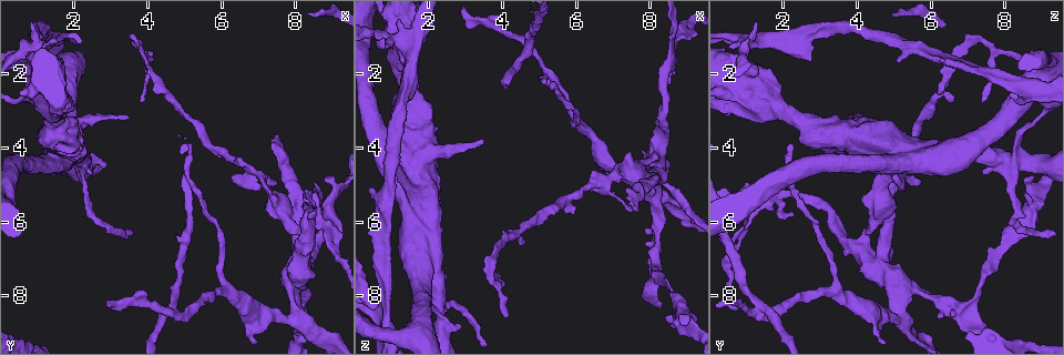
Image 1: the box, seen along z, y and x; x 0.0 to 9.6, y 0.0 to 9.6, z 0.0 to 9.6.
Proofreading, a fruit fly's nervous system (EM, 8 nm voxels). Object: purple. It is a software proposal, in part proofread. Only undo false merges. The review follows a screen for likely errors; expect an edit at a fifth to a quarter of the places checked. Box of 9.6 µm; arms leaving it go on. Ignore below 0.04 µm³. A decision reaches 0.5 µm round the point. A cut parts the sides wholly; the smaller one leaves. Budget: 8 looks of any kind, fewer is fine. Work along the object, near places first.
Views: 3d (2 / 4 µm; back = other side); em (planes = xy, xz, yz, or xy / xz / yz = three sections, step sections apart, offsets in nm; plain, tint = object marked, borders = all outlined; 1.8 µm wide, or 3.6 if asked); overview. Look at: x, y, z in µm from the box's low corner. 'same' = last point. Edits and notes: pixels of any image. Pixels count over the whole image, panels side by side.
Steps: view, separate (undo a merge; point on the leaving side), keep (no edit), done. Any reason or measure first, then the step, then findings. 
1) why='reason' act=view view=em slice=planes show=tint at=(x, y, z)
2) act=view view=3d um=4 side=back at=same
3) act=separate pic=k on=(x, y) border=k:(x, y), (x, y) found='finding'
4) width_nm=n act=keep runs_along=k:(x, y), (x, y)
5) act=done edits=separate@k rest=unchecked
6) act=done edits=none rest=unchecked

why='two arms in line, one across' act=view view=em slice=planes show=tint at=(8.60, 5.35, 1.60)

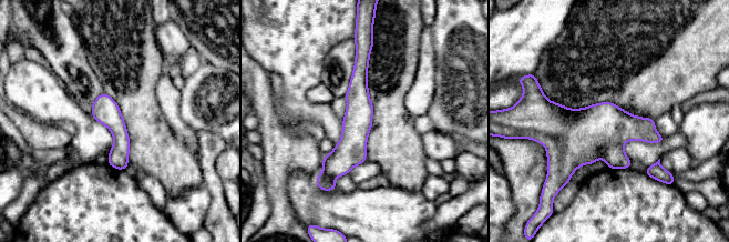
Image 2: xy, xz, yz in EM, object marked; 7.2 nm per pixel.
width_nm=190 act=keep runs_along=2:(359, 53), (353, 143), (330, 177) found='all the same cell'

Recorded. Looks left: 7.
why='a narrow waist' act=view view=em slice=xz step=16 show=tint at=(8.50, 6.75, 7.90)

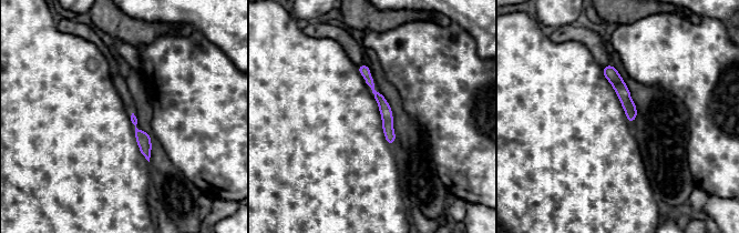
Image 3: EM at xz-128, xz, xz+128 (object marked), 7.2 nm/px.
act=view view=em slice=planes show=tint at=same

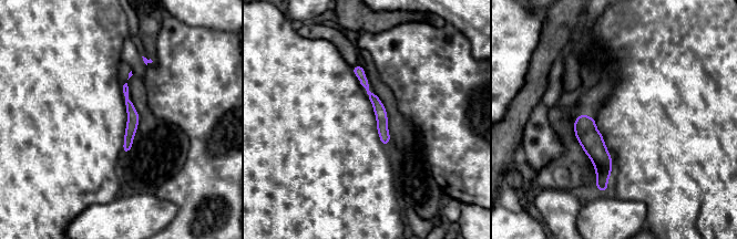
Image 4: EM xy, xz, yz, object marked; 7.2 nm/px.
act=keep runs_along=4:(357, 69), (376, 101), (386, 141) found='all the same cell'

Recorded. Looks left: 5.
why='two arms in line, one across' act=view view=em um=3.6 slice=planes show=tint at=(8.15, 7.70, 5.40)

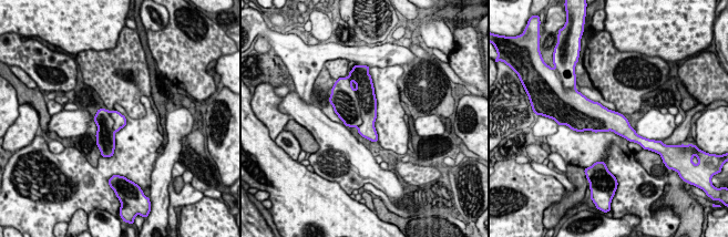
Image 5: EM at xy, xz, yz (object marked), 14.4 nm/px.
act=separate pic=5 on=(367, 99) found='two cells meet here'

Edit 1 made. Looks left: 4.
act=done edits=separate@5 rest=unchecked

